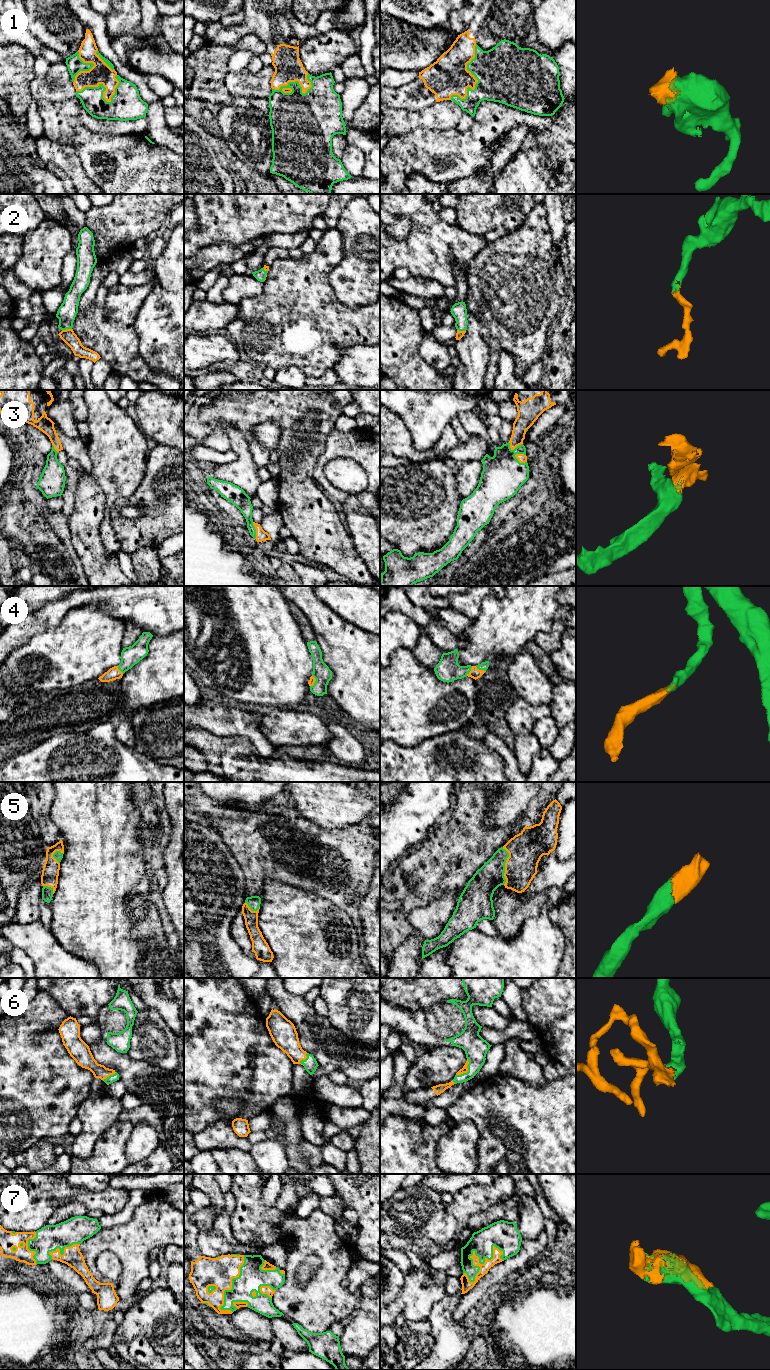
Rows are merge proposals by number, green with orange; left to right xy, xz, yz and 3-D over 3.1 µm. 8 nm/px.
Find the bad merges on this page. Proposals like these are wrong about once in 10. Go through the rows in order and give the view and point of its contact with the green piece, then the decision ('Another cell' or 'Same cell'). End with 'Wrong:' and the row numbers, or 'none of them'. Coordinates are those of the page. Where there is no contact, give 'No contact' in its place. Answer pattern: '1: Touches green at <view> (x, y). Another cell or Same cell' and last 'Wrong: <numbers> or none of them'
1: Touches green at xz (295, 81). Same cell
2: Touches green at xy (66, 328). Same cell
3: Touches green at yz (519, 462). Same cell
4: Touches green at yz (480, 669). Same cell
5: Touches green at yz (504, 866). Same cell
6: Touches green at yz (468, 1070). Same cell
7: Touches green at yz (479, 1258). Same cell
Wrong: none of them

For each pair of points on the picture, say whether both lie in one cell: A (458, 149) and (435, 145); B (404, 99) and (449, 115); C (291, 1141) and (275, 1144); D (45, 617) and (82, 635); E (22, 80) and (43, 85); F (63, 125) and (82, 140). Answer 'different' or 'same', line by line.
A: same
B: different
C: different
D: different
E: different
F: same

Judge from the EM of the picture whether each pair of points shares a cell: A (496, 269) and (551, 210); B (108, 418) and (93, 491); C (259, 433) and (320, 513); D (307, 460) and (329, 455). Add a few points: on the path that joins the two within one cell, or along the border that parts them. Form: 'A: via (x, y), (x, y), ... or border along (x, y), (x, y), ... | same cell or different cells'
A: border along (542, 204), (552, 237) | different cells
B: border along (88, 473), (100, 487), (105, 497), (104, 503) | different cells
C: border along (253, 434), (270, 451) | different cells
D: border along (327, 437), (313, 472), (313, 478), (317, 482) | different cells

